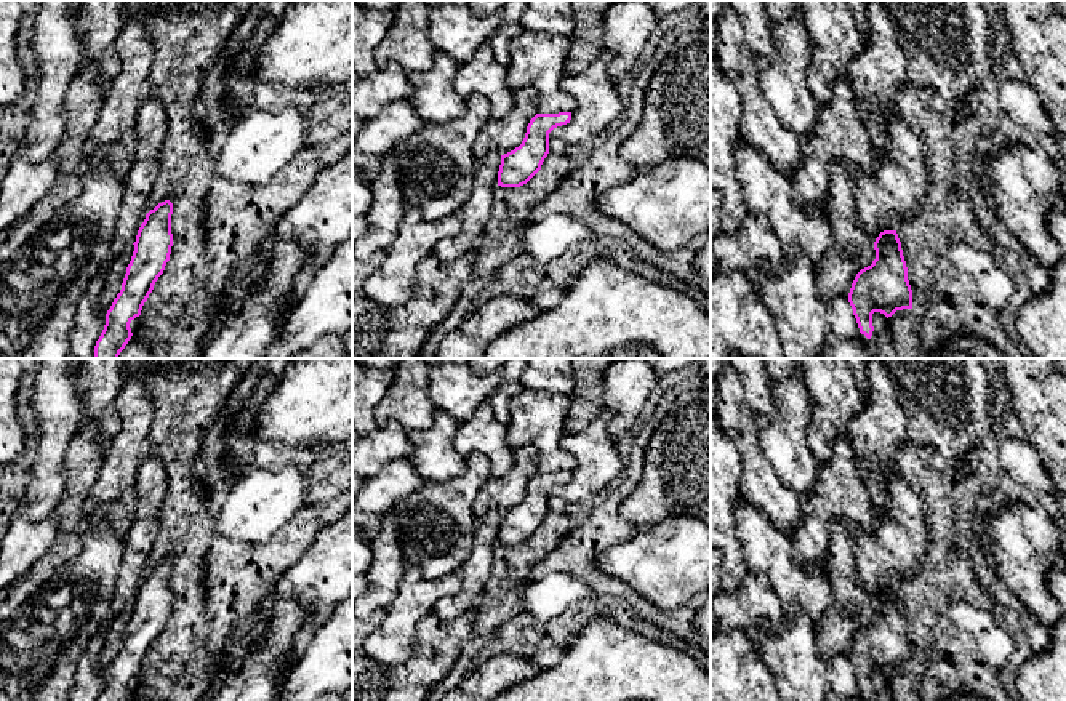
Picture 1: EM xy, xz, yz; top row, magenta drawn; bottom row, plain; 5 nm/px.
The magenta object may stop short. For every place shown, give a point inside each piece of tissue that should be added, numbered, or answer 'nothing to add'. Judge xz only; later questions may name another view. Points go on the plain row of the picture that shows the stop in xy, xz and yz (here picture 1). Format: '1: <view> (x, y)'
nothing to add

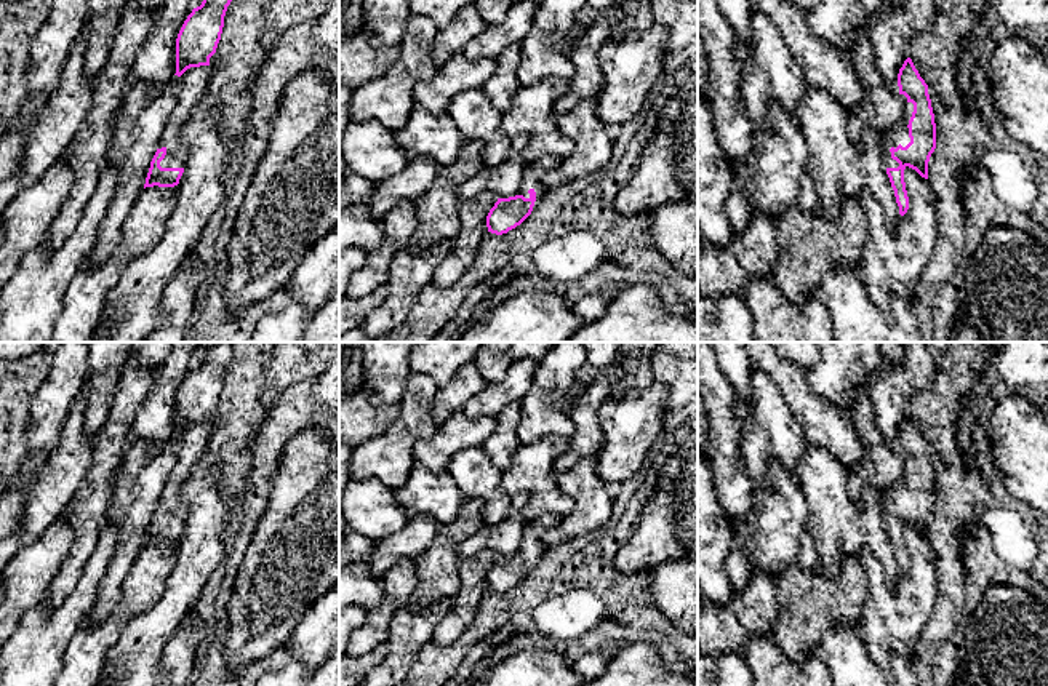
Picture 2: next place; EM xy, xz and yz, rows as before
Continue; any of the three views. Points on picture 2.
1: yz (893, 496)

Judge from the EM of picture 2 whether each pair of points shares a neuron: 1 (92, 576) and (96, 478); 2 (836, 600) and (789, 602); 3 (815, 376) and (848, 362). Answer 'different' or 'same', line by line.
1: different
2: same
3: same

